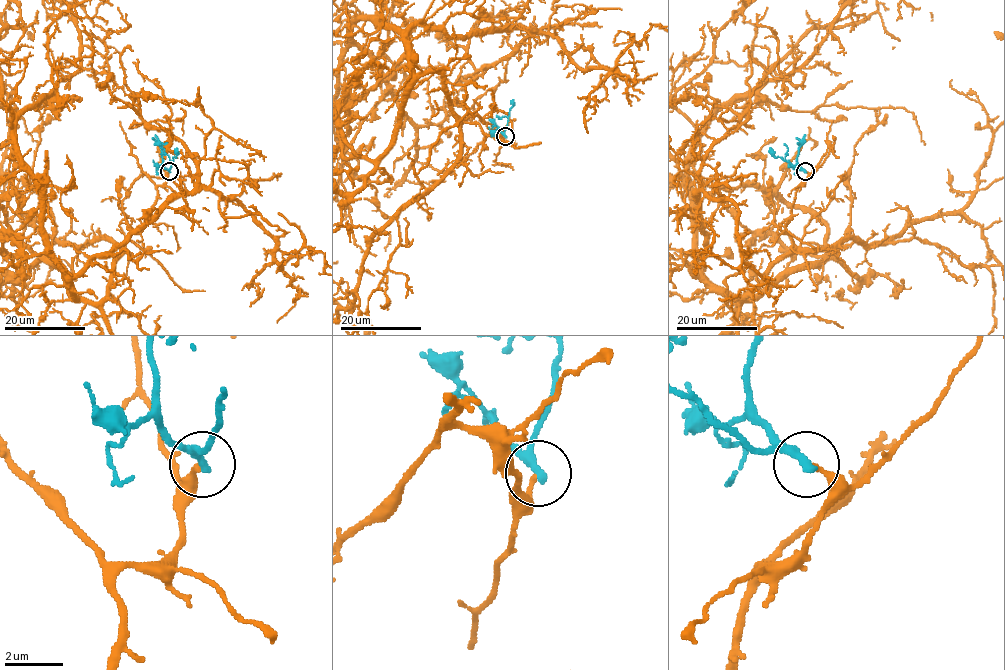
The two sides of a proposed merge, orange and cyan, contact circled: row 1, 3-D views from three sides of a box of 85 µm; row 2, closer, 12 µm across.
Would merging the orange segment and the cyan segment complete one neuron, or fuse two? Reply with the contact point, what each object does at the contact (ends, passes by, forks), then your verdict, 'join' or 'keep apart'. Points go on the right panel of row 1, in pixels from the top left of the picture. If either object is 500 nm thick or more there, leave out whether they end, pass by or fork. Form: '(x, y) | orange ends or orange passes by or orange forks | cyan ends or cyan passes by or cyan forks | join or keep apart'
(805, 171) | orange ends | cyan passes by | keep apart

